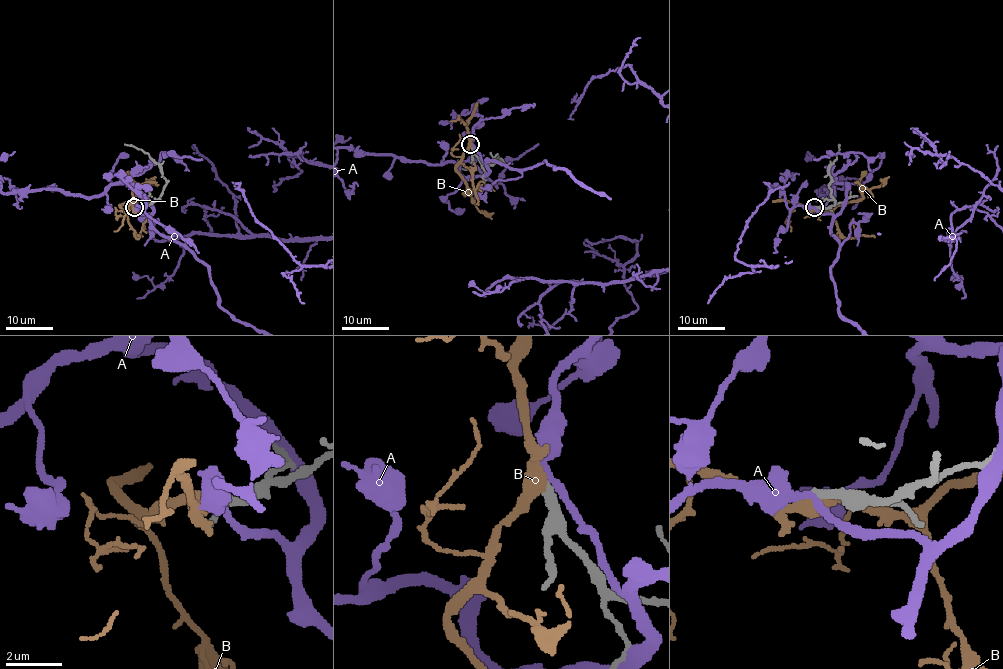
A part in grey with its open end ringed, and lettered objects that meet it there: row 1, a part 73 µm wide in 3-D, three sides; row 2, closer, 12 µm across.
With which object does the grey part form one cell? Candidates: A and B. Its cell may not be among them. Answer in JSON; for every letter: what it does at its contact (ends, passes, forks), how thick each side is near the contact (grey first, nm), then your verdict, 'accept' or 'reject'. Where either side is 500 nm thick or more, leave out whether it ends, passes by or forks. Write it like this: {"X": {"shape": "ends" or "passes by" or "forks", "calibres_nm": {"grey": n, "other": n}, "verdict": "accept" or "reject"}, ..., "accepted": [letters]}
{"A": {"shape": "passes by", "calibres_nm": {"grey": 360, "other": 260}, "verdict": "reject"}, "B": {"calibres_nm": {"grey": 360, "other": 550}, "verdict": "reject"}, "accepted": []}

